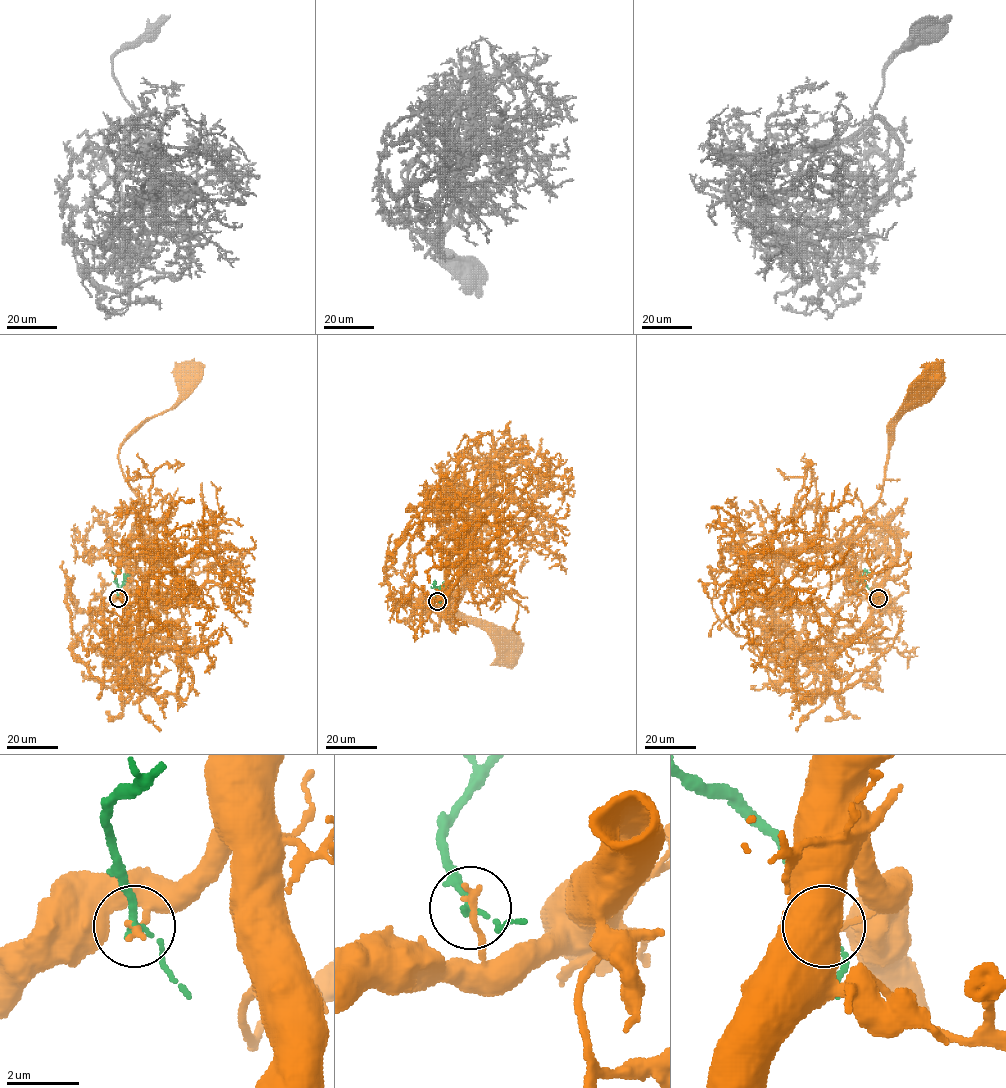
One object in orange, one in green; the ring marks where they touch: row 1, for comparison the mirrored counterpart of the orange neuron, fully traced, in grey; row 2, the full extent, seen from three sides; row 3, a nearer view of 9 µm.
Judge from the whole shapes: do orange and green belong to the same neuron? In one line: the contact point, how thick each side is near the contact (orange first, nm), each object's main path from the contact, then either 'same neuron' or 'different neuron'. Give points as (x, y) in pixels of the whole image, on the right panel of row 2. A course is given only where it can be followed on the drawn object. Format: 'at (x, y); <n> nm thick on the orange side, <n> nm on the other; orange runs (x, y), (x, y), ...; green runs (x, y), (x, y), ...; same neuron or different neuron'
at (878, 598); 240 nm thick on the orange side, 180 nm on the other; orange runs (878, 598), (896, 540), (882, 527), (851, 532), (879, 498), (893, 427), (936, 380); green runs (878, 598), (864, 580), (864, 574), (870, 572); different neuron

